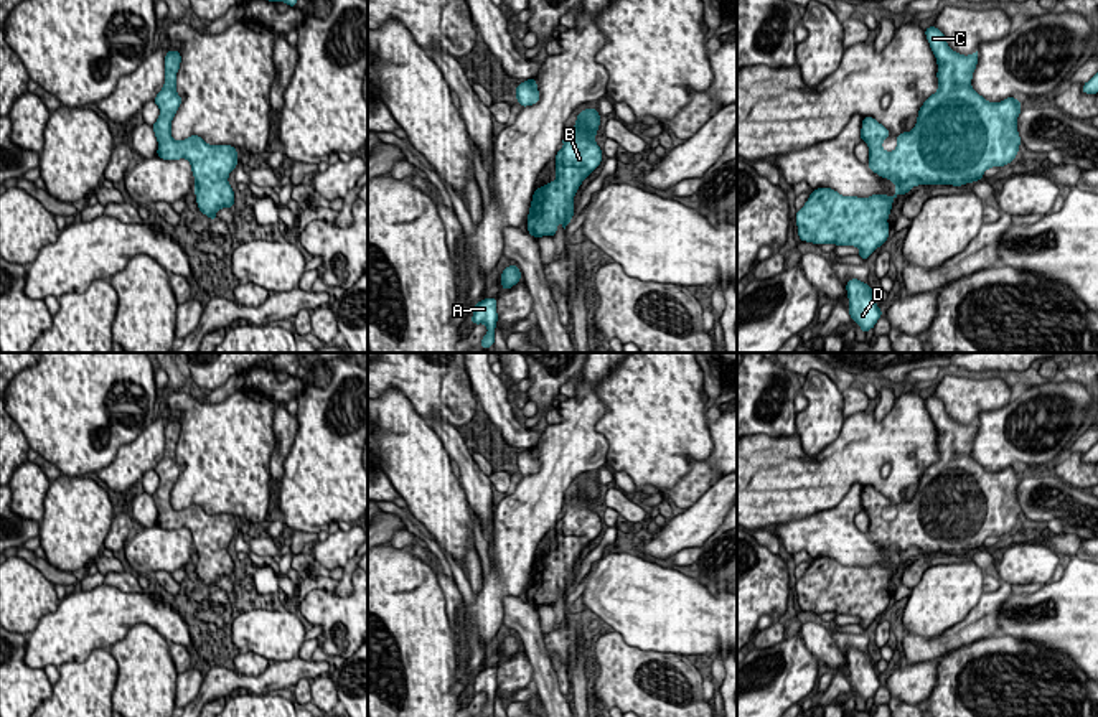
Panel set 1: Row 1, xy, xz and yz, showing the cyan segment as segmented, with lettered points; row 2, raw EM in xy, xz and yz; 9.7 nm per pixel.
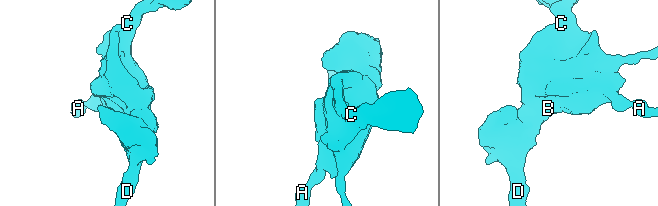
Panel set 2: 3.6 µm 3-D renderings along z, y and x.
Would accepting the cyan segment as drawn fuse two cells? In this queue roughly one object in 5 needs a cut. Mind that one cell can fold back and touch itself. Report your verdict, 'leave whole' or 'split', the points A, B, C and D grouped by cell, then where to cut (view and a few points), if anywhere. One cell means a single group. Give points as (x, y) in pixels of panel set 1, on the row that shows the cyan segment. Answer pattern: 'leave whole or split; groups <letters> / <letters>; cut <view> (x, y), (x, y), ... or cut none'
leave whole; groups A B C D; cut none

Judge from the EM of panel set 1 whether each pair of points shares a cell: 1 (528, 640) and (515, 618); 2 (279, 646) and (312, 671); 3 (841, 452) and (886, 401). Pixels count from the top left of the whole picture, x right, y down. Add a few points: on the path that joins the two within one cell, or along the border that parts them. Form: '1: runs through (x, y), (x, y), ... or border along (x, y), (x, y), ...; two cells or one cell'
1: runs through (528, 635), (520, 623); one cell
2: border along (295, 655), (286, 661), (271, 663); two cells
3: border along (896, 399), (894, 406), (881, 419), (874, 419); two cells

